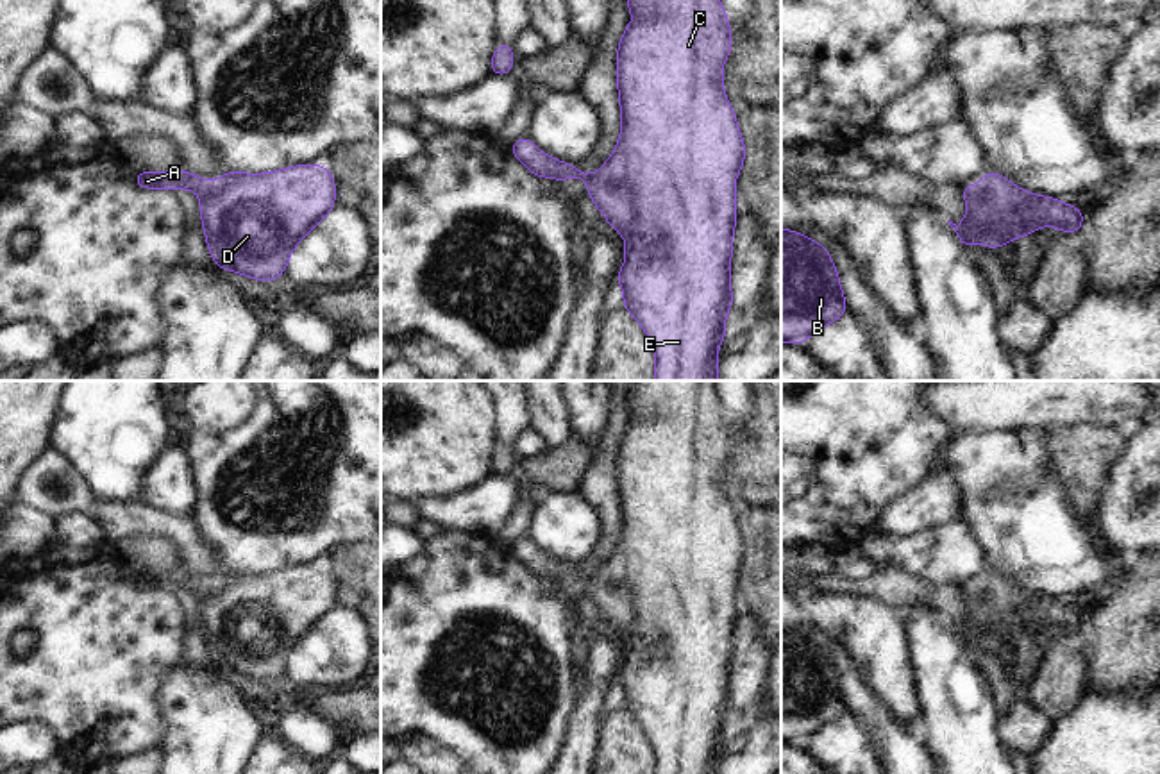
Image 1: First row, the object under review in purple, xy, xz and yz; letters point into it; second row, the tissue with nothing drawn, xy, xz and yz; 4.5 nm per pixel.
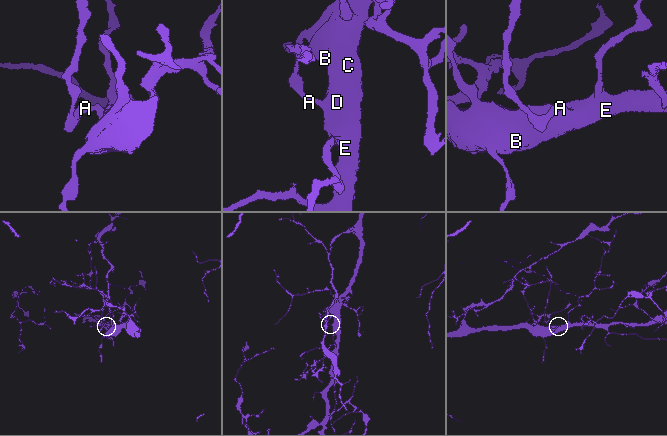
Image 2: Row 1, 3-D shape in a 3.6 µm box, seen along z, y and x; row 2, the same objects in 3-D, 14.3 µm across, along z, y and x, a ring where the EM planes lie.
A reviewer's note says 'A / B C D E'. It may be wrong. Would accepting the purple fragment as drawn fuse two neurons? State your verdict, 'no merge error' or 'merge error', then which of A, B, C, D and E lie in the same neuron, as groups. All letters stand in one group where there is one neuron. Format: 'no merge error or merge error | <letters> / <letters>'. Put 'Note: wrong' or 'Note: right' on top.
Note: wrong
no merge error | A B C D E

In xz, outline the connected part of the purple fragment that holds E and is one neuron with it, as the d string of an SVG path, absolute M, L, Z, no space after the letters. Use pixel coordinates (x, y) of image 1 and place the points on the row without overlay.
M631 381L627 409L631 416L617 452L624 522L617 549L601 572L583 574L576 565L549 558L527 536L511 545L511 554L538 577L583 579L602 618L626 636L626 663L617 681L624 690L624 708L652 742L656 774L717 774L726 713L733 706L729 663L736 626L735 579L745 558L735 511L722 488L722 467L733 447L729 418L715 391L715 381Z

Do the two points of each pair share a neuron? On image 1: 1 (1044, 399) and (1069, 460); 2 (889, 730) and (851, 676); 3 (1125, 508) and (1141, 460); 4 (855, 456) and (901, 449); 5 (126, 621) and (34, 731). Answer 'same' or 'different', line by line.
1: different
2: same
3: same
4: same
5: different

